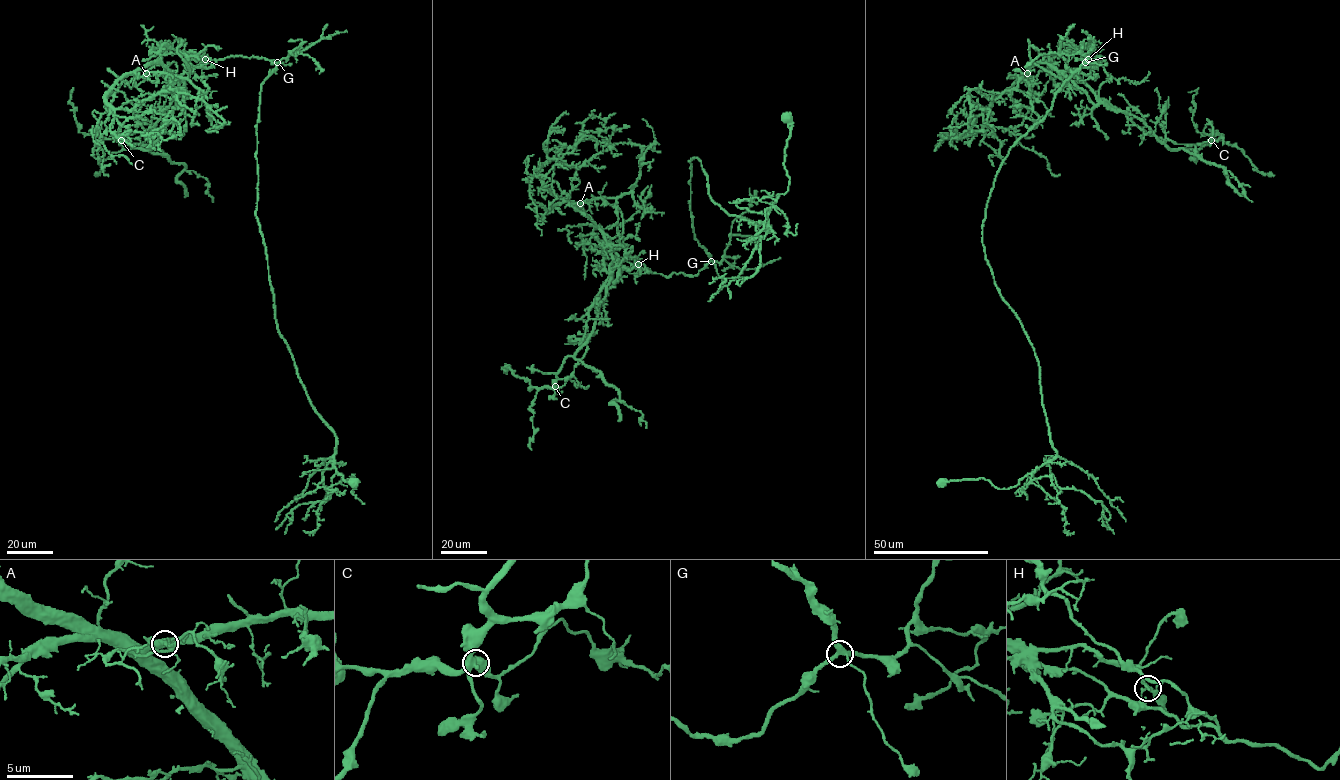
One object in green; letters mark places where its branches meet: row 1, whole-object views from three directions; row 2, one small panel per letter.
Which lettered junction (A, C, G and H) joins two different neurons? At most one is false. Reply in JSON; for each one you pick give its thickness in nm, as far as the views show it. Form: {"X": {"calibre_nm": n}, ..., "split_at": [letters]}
{"H": {"calibre_nm": 220}, "split_at": ["H"]}

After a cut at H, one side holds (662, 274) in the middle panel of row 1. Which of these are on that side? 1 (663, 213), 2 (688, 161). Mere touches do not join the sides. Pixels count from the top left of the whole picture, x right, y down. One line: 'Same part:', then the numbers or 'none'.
Same part: 2

